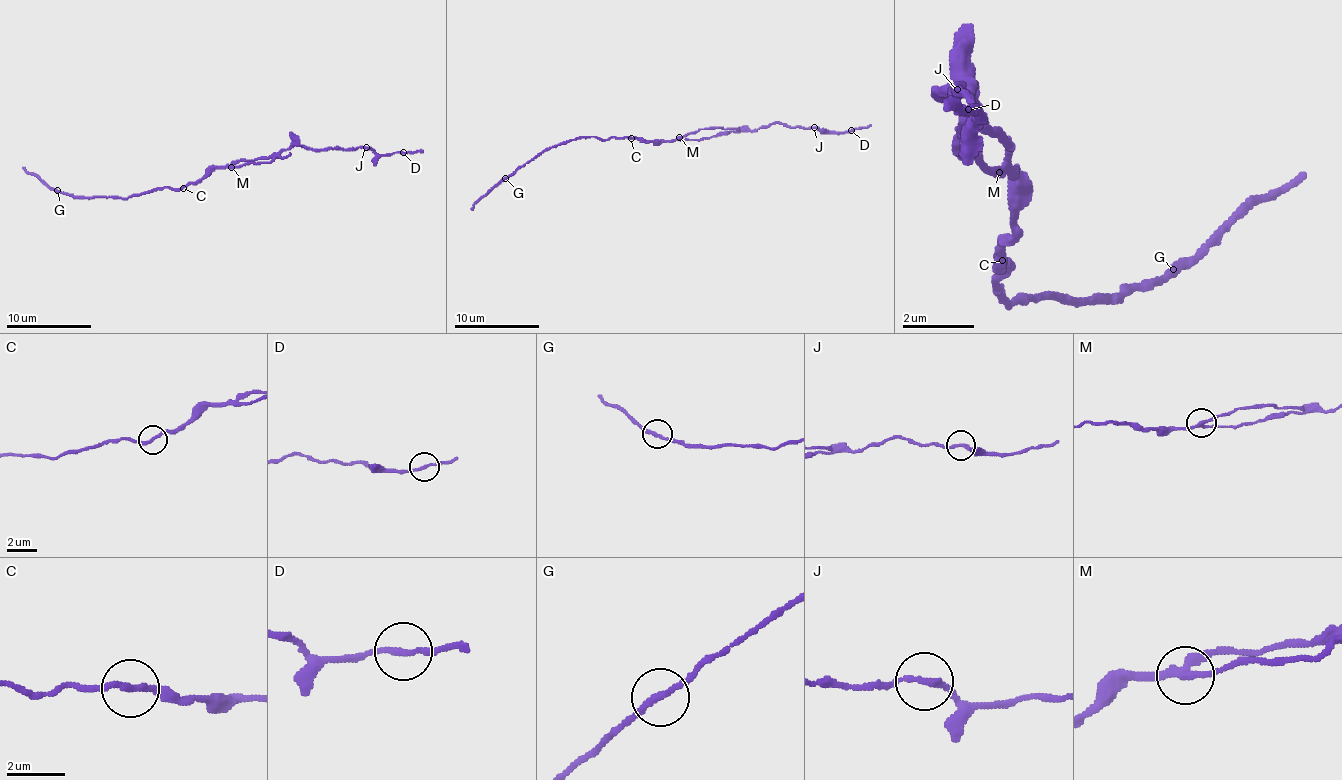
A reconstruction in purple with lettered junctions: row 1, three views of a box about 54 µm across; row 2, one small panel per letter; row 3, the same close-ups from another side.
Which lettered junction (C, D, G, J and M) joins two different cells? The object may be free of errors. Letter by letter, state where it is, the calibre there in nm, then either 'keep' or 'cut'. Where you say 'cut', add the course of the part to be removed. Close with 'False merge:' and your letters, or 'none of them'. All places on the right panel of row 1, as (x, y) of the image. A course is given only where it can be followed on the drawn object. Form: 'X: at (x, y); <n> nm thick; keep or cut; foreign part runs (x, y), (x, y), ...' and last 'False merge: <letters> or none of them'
C: at (1002, 260); 200 nm thick; keep
D: at (968, 109); 190 nm thick; keep
G: at (1173, 269); 220 nm thick; keep
J: at (957, 89); 190 nm thick; keep
M: at (999, 172); 200 nm thick; cut; foreign part runs (1002, 170), (966, 152), (957, 152), (966, 134), (966, 107)
False merge: M

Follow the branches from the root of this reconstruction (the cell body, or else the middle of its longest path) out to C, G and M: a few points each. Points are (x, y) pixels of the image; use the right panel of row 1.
C: (1011, 197), (1011, 233), (1002, 242), (1002, 260)
G: (1011, 197), (1002, 242), (1011, 269), (993, 287), (1011, 305), (1029, 296), (1128, 296), (1173, 269)
M: (1011, 197), (1011, 179), (1002, 170)

